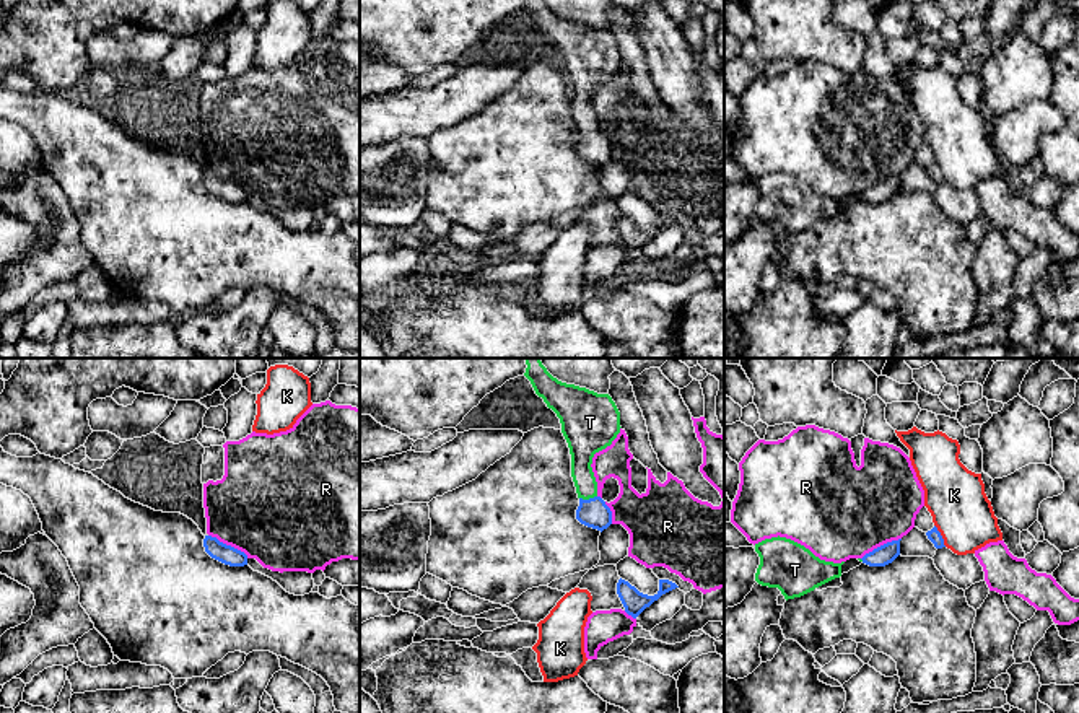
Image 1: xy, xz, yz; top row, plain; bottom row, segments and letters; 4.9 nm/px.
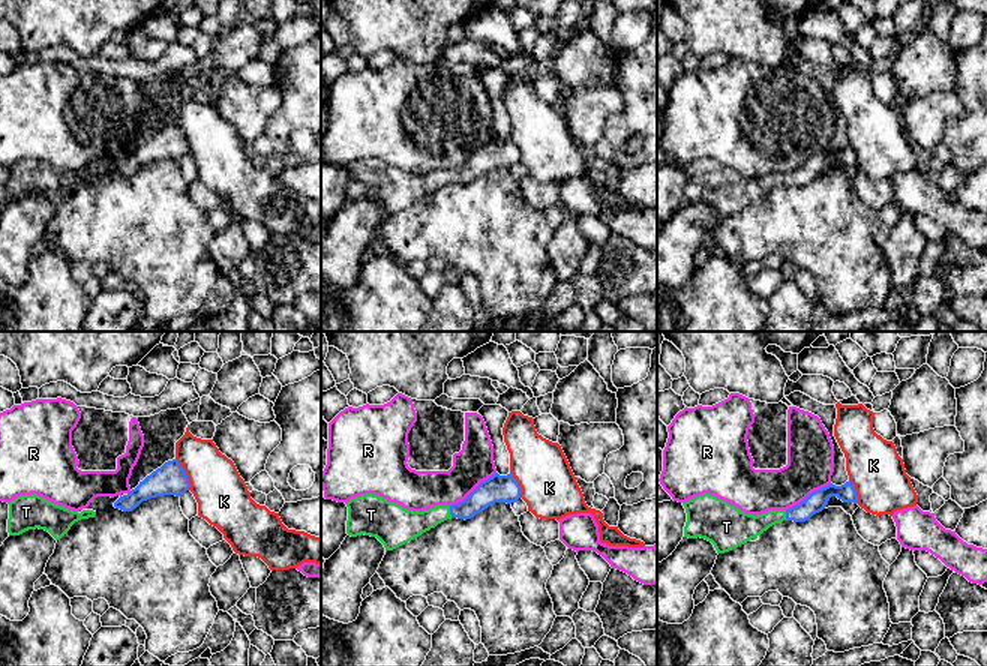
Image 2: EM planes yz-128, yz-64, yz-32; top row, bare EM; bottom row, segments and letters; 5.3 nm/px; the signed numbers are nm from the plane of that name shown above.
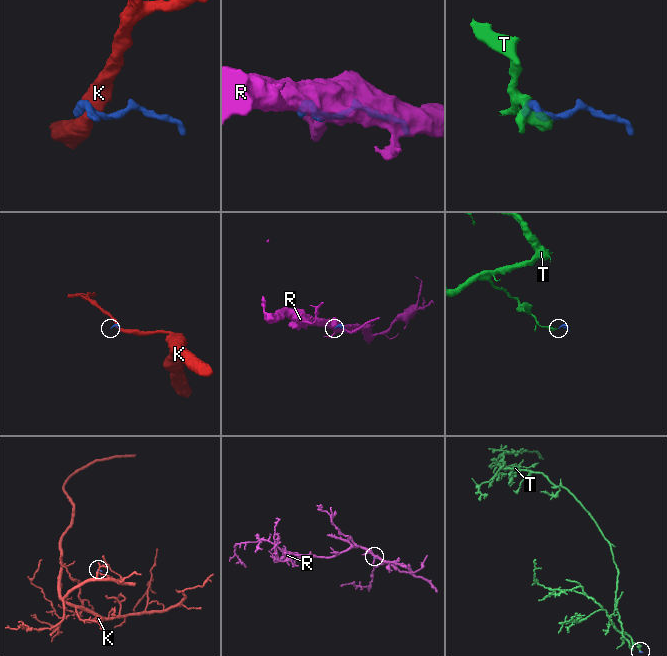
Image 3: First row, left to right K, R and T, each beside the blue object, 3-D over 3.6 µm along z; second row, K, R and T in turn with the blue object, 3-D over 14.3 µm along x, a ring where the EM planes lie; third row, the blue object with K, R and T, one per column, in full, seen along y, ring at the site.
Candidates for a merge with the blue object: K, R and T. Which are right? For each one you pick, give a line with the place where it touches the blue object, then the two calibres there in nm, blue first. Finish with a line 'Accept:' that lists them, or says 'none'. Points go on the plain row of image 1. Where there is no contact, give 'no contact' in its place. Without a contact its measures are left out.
T: contact xz (589, 134); calibres 150 and 120 nm
Accept: T

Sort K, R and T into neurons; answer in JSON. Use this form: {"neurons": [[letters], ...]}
{"neurons": [["K"], ["R"], ["T"]]}

